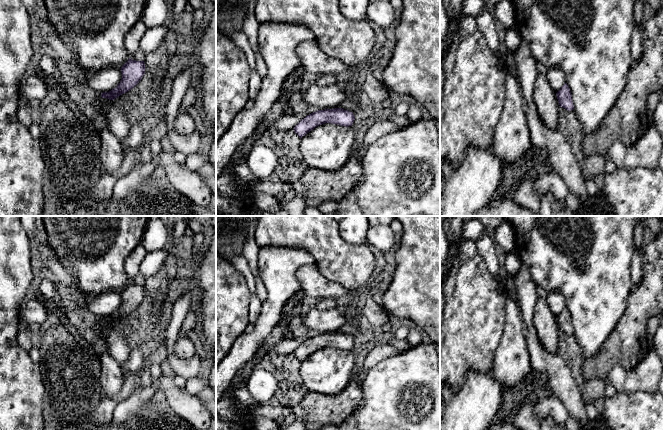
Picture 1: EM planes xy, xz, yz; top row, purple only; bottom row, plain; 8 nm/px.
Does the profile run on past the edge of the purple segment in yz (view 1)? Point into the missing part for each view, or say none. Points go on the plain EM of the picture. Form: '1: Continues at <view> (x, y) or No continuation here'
1: No continuation here

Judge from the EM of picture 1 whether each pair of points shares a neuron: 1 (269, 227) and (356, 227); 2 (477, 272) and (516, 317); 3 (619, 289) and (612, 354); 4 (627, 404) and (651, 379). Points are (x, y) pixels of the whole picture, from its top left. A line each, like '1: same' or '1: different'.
1: different
2: different
3: different
4: different

